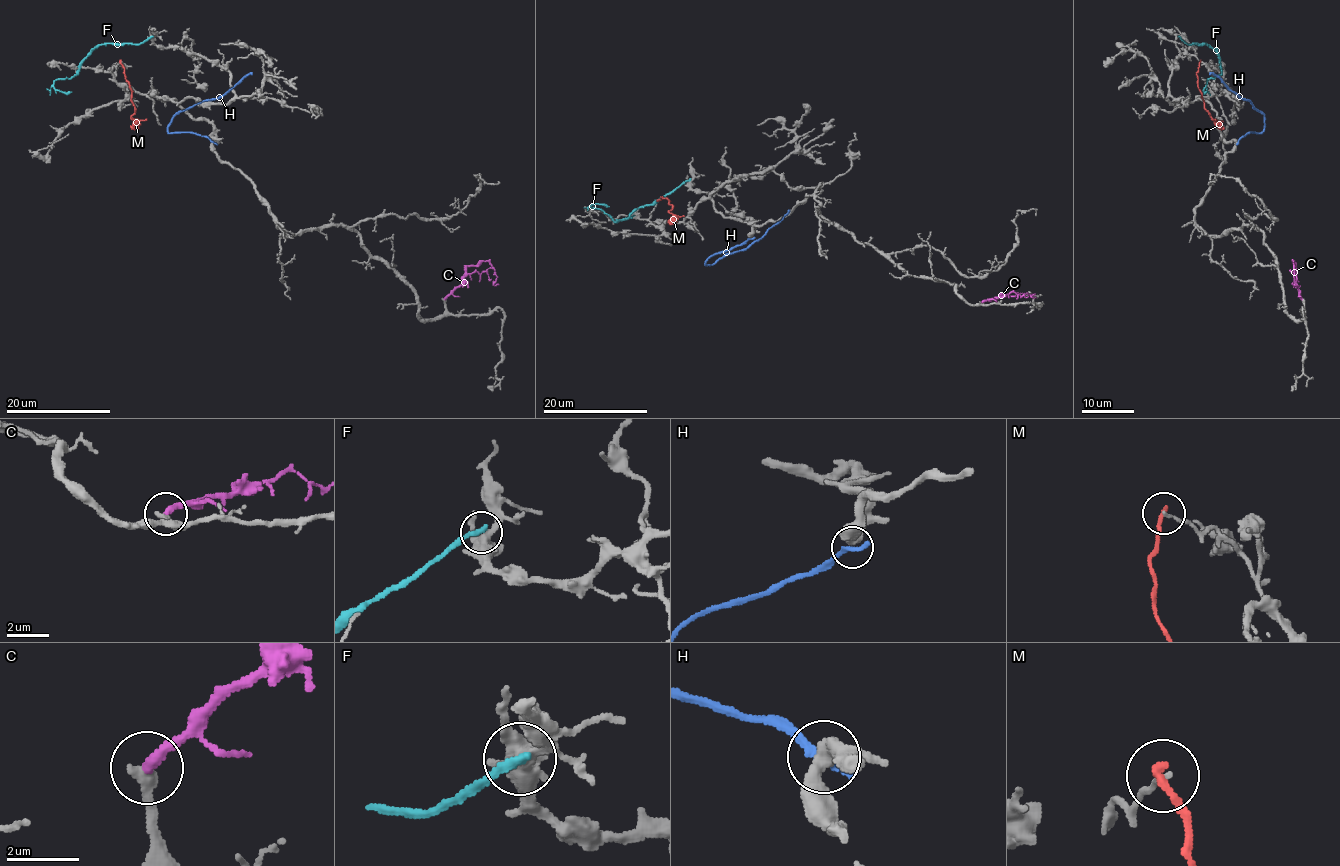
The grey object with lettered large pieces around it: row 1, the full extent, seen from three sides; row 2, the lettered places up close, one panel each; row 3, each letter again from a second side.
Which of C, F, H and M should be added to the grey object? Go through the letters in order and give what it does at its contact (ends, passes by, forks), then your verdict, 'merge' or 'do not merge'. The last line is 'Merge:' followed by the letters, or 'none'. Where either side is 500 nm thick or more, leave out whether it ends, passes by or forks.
C: it ends; merge
F: it ends; do not merge
H: it ends; do not merge
M: it ends; do not merge
Merge: C

